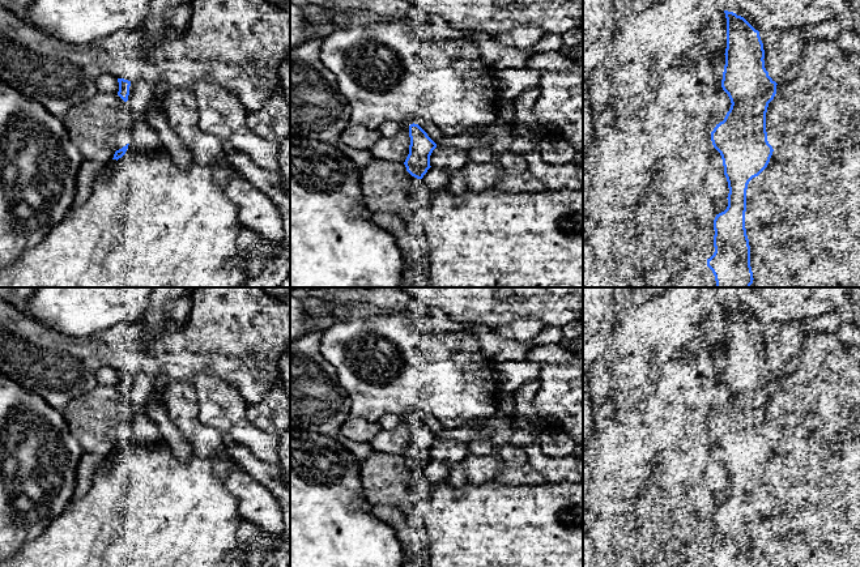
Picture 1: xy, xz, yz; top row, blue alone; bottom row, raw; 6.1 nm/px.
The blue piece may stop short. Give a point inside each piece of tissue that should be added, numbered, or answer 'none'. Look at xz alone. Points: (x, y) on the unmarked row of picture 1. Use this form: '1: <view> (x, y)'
none

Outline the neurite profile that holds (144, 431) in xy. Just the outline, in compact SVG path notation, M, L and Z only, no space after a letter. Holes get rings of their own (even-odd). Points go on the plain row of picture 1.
M145 372L131 374L127 400L133 410L129 439L139 446L156 446L163 440L156 423L146 415L146 402L153 389L153 378Z

